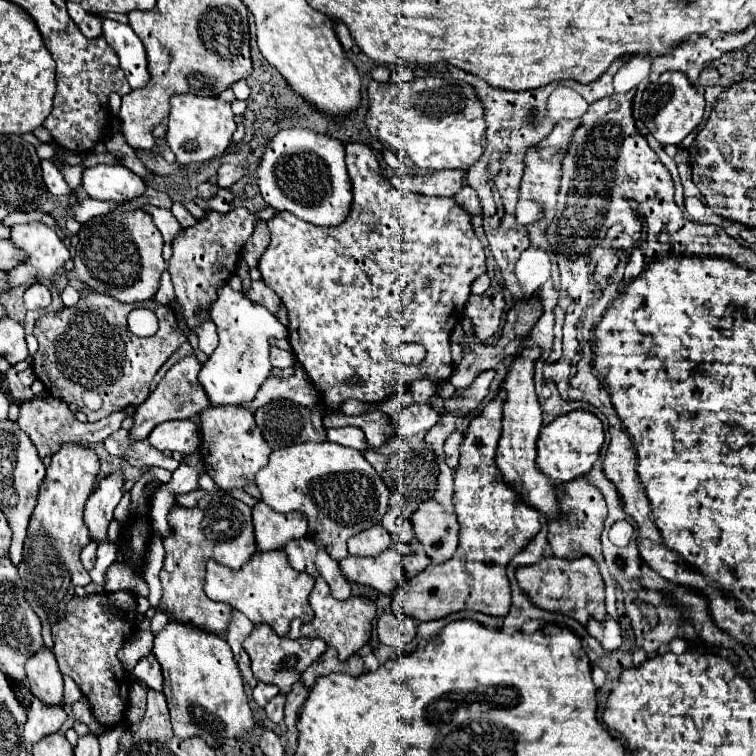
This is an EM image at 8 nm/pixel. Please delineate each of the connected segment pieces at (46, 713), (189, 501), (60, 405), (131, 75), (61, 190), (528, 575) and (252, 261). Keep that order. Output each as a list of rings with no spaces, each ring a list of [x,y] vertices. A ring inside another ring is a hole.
[[[33,698],[29,708],[29,718],[25,722],[25,742],[35,744],[41,738],[57,732],[67,718],[67,712],[61,706],[49,706]]]
[[[195,490],[195,492],[189,492],[189,494],[181,494],[181,496],[177,496],[177,504],[181,504],[181,506],[195,506],[197,504],[197,500],[199,498],[203,498],[207,492],[203,492],[203,490]]]
[[[35,398],[29,402],[21,404],[21,414],[19,414],[19,426],[29,434],[29,438],[33,440],[33,444],[39,450],[39,456],[53,456],[61,444],[65,442],[75,442],[75,444],[83,444],[83,446],[91,446],[95,442],[103,442],[109,434],[117,432],[121,428],[121,422],[127,418],[127,410],[121,412],[113,412],[111,416],[89,424],[89,422],[79,422],[73,412],[67,408],[67,404],[63,400],[57,398]]]
[[[103,20],[103,36],[117,52],[121,60],[121,70],[125,72],[131,88],[145,88],[145,82],[149,82],[151,78],[147,70],[147,52],[131,26]]]
[[[43,160],[41,168],[43,168],[43,182],[45,182],[49,194],[53,194],[53,196],[65,196],[65,194],[69,194],[69,186],[63,180],[61,170],[51,160]]]
[[[589,556],[577,560],[561,560],[561,558],[543,558],[535,566],[517,568],[519,588],[527,594],[527,598],[541,610],[561,612],[569,618],[575,618],[579,624],[587,624],[589,618],[603,622],[607,618],[605,612],[605,584],[601,580],[597,562]]]
[[[261,220],[261,224],[257,226],[257,230],[255,230],[253,238],[249,238],[249,240],[247,240],[245,250],[241,250],[241,254],[243,254],[245,262],[247,262],[251,268],[253,268],[253,266],[257,266],[257,260],[259,260],[259,258],[261,258],[261,254],[265,252],[267,244],[269,244],[269,230],[267,230],[267,224]]]

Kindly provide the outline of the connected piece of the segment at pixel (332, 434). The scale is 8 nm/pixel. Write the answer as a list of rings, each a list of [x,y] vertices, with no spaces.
[[[355,426],[329,428],[329,430],[327,430],[327,440],[329,440],[329,442],[335,442],[335,444],[341,444],[341,446],[355,448],[355,450],[359,450],[359,452],[365,452],[365,450],[369,448],[363,430],[361,430],[361,428],[355,428]]]

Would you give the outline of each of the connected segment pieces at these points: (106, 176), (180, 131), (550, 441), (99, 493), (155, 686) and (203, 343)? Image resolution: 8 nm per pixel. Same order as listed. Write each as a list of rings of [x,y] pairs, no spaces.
[[[97,164],[83,168],[83,188],[95,200],[135,200],[145,192],[145,182],[121,164]]]
[[[189,94],[171,96],[171,114],[167,120],[167,142],[179,164],[201,164],[221,156],[235,132],[235,114],[231,104],[221,98],[203,98]]]
[[[575,410],[569,412],[565,416],[559,416],[557,420],[553,420],[551,424],[543,426],[537,438],[537,468],[551,480],[565,484],[573,478],[585,476],[585,472],[589,472],[589,468],[593,466],[593,462],[599,458],[599,450],[603,446],[605,440],[605,432],[603,432],[603,424],[601,420],[587,412],[587,410]]]
[[[115,472],[113,476],[99,482],[97,490],[91,494],[85,506],[85,526],[89,528],[89,536],[93,542],[107,542],[107,528],[113,520],[113,510],[121,500],[123,472]]]
[[[153,654],[141,658],[137,662],[137,666],[133,668],[135,676],[145,682],[151,690],[161,690],[163,688],[163,676],[161,676],[161,668],[157,664],[157,658]]]
[[[201,322],[201,324],[195,328],[195,334],[197,334],[197,338],[199,338],[199,350],[201,350],[205,356],[211,356],[219,344],[219,338],[217,332],[215,332],[215,324]]]

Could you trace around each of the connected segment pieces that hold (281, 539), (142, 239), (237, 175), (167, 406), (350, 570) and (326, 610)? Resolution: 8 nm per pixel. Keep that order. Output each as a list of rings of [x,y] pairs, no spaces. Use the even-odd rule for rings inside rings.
[[[259,502],[253,508],[253,526],[257,548],[261,548],[261,552],[281,550],[289,540],[303,538],[307,534],[307,520],[301,516],[301,512],[279,514],[265,502]]]
[[[143,208],[127,212],[109,212],[87,220],[77,232],[79,242],[75,246],[75,270],[71,272],[77,280],[87,284],[91,290],[113,296],[121,302],[145,302],[155,296],[159,278],[165,270],[161,256],[163,236],[153,224],[153,218]]]
[[[221,164],[217,176],[219,176],[217,186],[219,188],[229,188],[231,184],[239,182],[241,178],[245,178],[247,170],[245,170],[245,166],[237,166],[237,164]]]
[[[189,356],[185,360],[181,360],[179,364],[175,364],[159,382],[159,386],[149,394],[149,398],[137,408],[135,412],[135,426],[131,428],[131,436],[133,440],[143,440],[151,434],[151,430],[165,422],[165,420],[183,420],[183,418],[195,418],[197,414],[201,414],[203,410],[207,410],[209,398],[205,396],[205,390],[201,388],[199,380],[197,380],[197,372],[201,370],[201,362],[195,356]]]
[[[387,548],[385,552],[381,552],[381,556],[373,558],[347,556],[339,562],[339,566],[349,582],[365,584],[383,594],[393,594],[405,580],[403,556],[393,548]]]
[[[315,576],[315,588],[311,590],[309,596],[309,604],[315,612],[311,622],[305,622],[299,626],[299,620],[291,622],[291,632],[289,638],[297,638],[299,636],[307,636],[307,638],[323,638],[329,646],[333,646],[339,654],[339,660],[347,660],[349,656],[353,656],[355,652],[359,652],[371,638],[371,620],[375,618],[375,602],[369,598],[359,598],[359,596],[351,596],[345,602],[343,600],[335,600],[329,592],[327,582],[323,580],[323,576]]]

